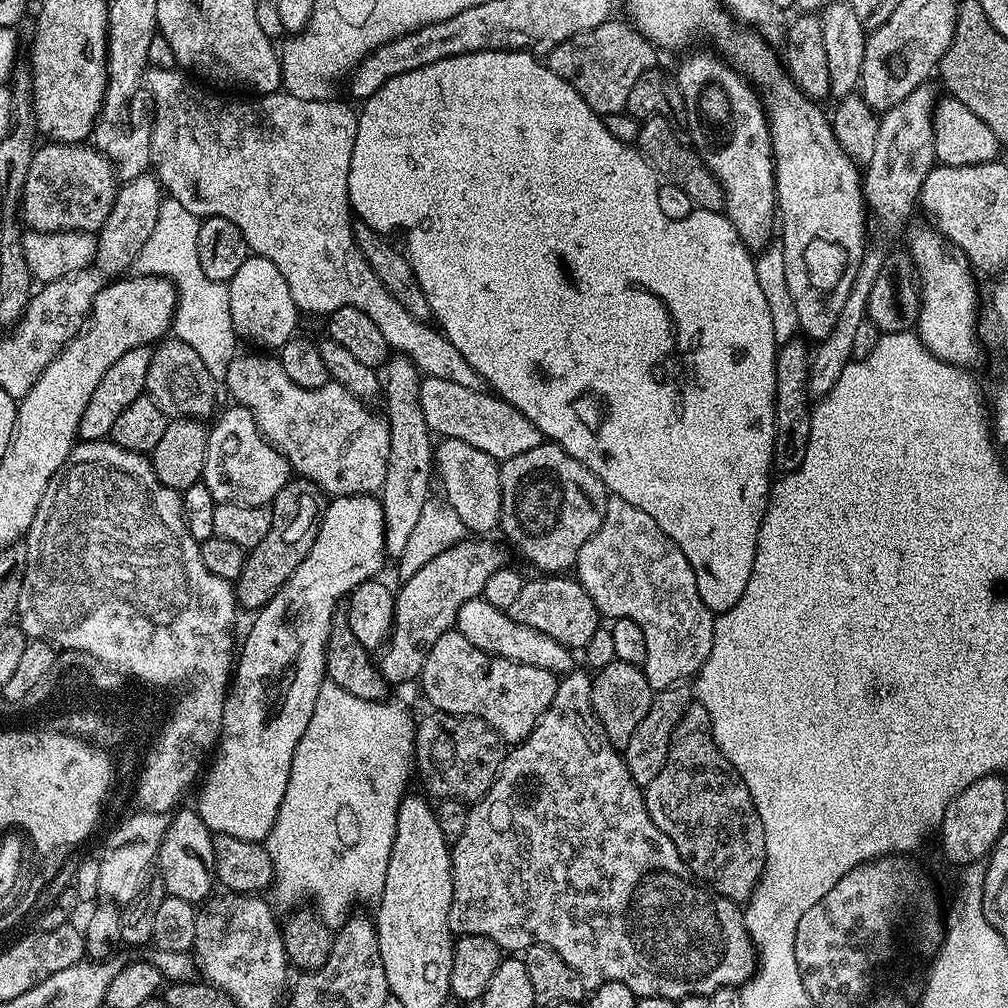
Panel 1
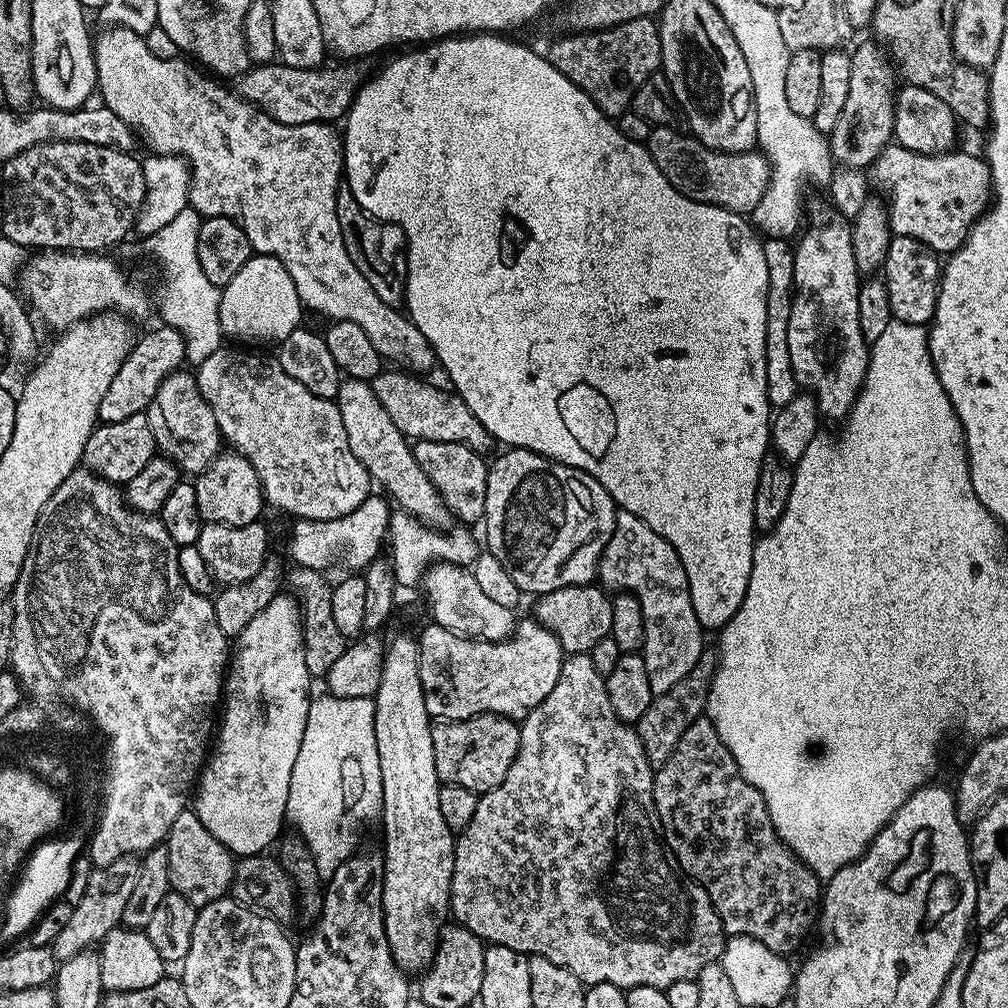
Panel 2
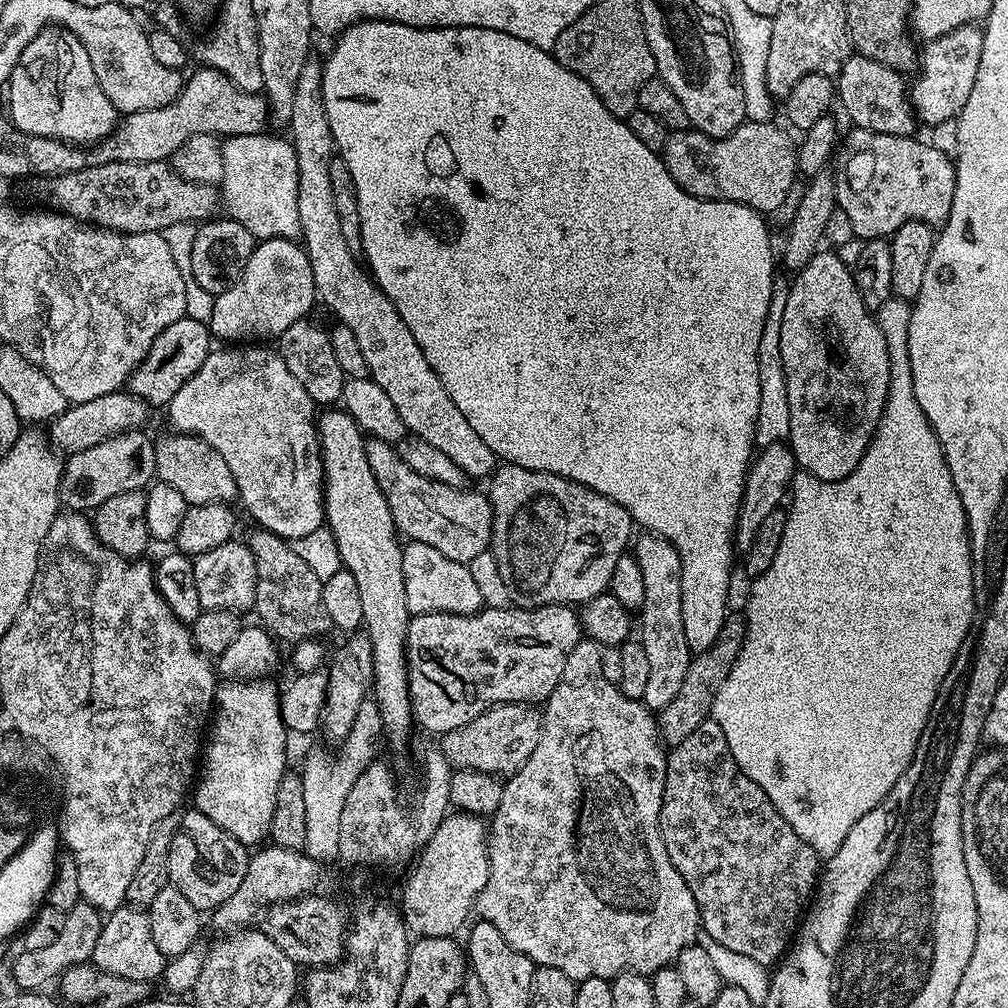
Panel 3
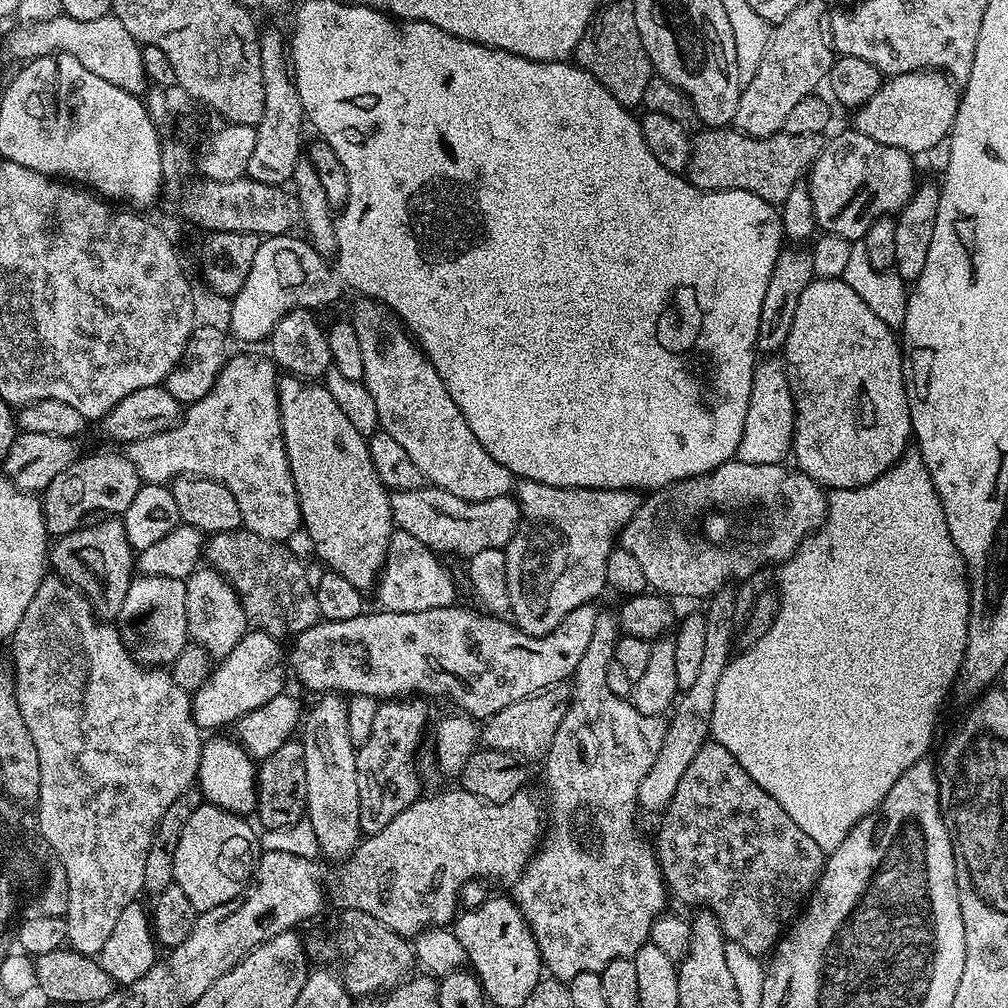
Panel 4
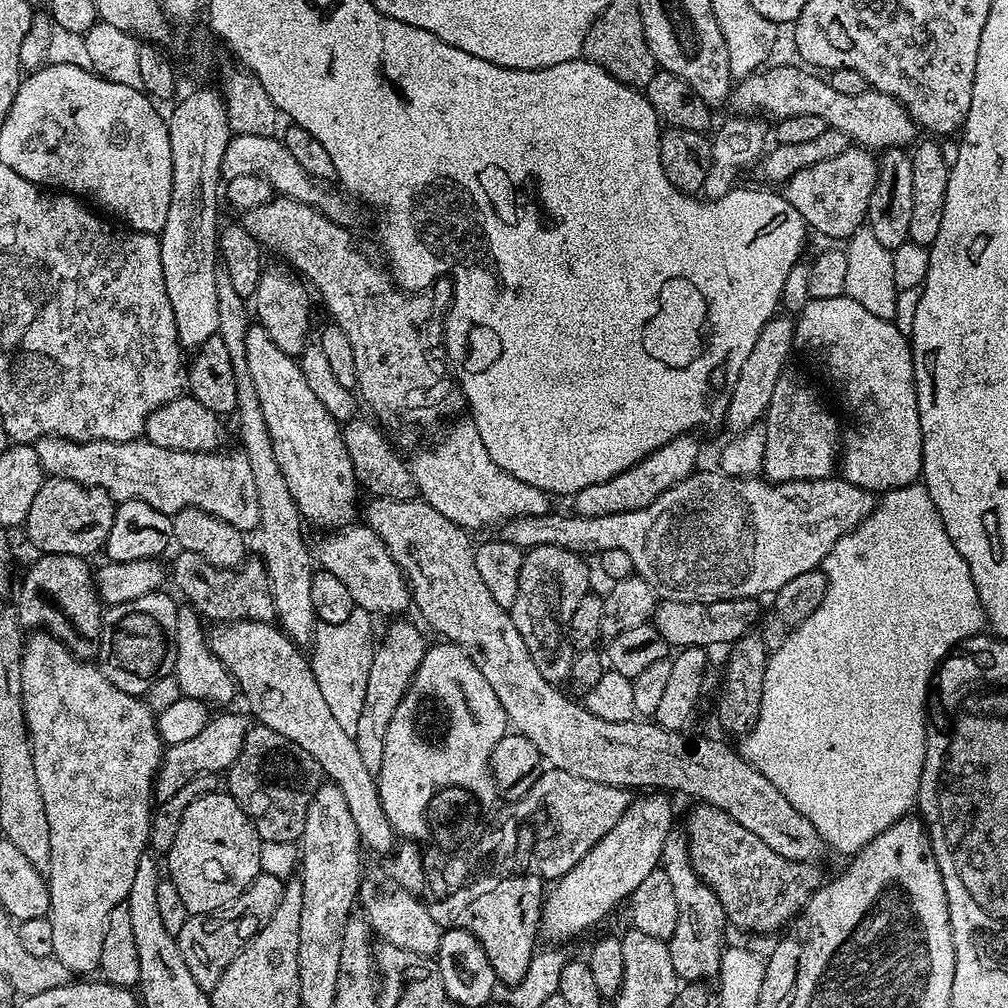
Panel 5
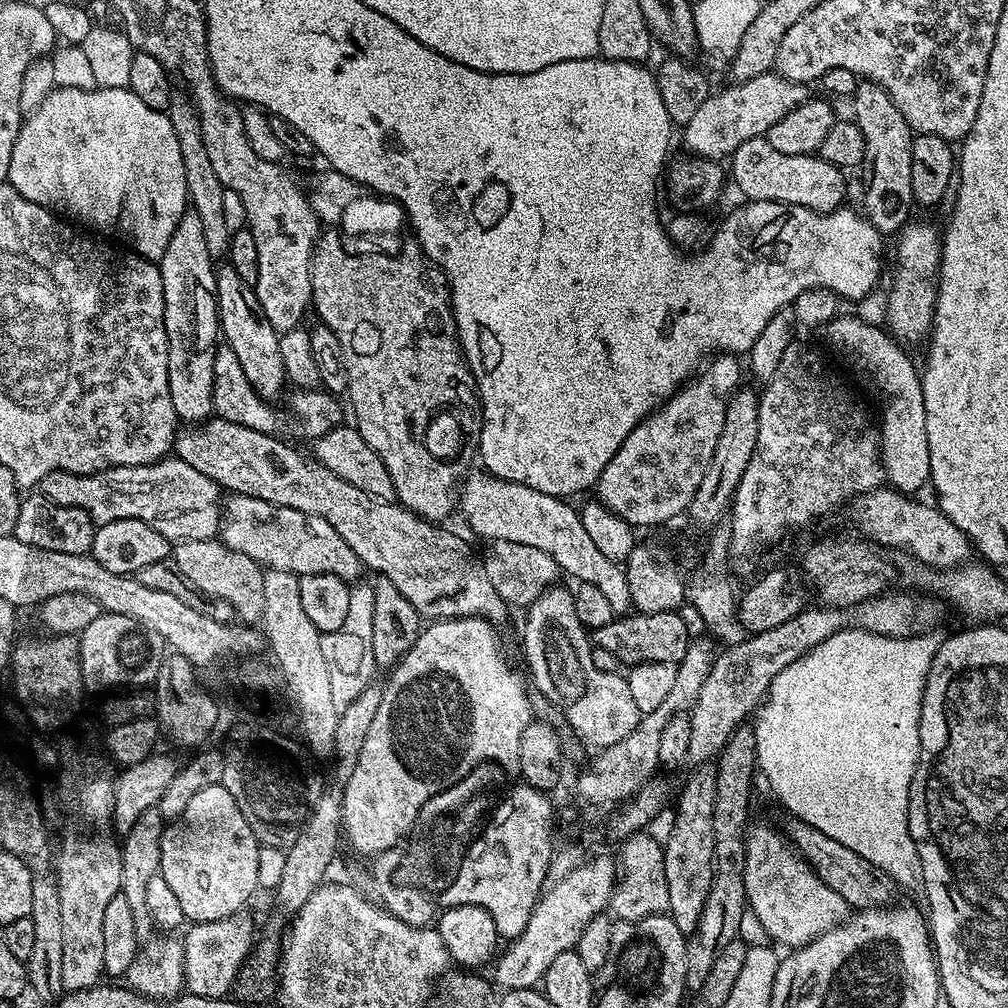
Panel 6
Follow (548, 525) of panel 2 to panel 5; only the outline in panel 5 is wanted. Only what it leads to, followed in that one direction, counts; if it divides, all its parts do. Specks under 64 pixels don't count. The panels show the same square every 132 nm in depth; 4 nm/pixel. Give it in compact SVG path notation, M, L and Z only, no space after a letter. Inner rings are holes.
M692 434L676 436L655 452L649 452L646 458L642 458L634 466L622 470L622 474L606 482L598 482L594 486L586 486L582 491L575 493L575 511L582 516L601 516L642 510L642 506L650 506L650 502L654 502L658 494L670 490L670 486L682 482L697 471L696 459L700 456L700 444L696 438ZM543 544L524 552L522 574L518 580L518 598L510 609L514 626L534 658L534 666L550 683L559 685L572 674L574 645L570 639L570 629L574 610L578 602L590 591L588 584L588 564L583 555L559 548L553 544Z

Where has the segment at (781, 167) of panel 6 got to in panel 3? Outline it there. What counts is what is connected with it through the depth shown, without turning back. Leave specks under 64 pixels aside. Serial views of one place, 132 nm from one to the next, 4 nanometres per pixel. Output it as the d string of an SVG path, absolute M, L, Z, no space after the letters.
M869 128L851 129L848 137L843 137L838 148L840 165L834 168L836 182L836 206L841 208L854 226L854 237L861 241L890 238L906 222L921 220L923 224L943 225L950 214L954 202L956 185L956 165L953 157L932 144L923 144L915 135L895 136L878 134Z

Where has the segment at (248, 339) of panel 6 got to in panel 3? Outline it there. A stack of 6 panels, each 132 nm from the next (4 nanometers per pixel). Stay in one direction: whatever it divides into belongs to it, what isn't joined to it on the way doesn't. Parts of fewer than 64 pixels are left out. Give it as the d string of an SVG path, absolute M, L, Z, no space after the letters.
M329 407L319 413L316 433L320 436L320 457L324 463L326 527L333 534L343 568L354 574L358 582L363 627L370 638L374 662L371 695L383 735L398 746L414 729L408 689L406 638L410 613L406 606L406 582L402 578L402 540L390 514L390 506L374 478L374 470L370 470L365 433L361 432L354 418L339 407Z

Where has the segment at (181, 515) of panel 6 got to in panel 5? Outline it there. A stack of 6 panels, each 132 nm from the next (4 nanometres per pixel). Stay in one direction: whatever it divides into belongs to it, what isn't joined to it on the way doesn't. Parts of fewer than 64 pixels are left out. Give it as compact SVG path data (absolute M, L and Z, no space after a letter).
M45 438L36 441L34 447L38 462L49 477L105 488L113 498L145 500L154 510L162 510L170 517L184 508L200 508L245 534L259 524L257 487L243 451L179 452L154 446L143 438L130 442Z

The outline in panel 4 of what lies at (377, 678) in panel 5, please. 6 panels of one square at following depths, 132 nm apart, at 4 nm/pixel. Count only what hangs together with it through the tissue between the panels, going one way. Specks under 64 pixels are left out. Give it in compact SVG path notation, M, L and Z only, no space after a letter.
M388 698L377 707L370 738L356 748L361 833L382 830L395 816L402 814L402 810L421 799L416 751L424 740L428 704L429 701L424 698Z

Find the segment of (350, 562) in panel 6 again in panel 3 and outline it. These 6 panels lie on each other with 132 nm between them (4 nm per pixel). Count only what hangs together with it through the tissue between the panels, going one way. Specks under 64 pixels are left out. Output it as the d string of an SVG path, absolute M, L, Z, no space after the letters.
M414 540L405 543L403 550L402 578L406 582L406 606L412 616L421 616L427 612L473 616L485 607L482 594L466 564L446 558L446 554L434 550L434 546L426 546L426 542Z

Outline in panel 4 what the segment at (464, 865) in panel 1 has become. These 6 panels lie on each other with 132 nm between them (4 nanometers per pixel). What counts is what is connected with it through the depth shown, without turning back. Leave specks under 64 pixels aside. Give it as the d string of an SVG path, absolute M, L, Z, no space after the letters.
M597 611L594 622L594 634L590 638L590 646L586 646L586 654L582 654L582 662L578 662L576 673L570 678L572 686L572 701L566 710L566 718L562 718L562 726L558 726L558 734L554 734L554 742L550 746L547 756L543 757L544 764L544 788L552 799L552 829L547 829L542 843L537 847L533 857L528 861L527 867L519 876L515 877L511 885L511 899L520 907L520 912L526 918L530 930L536 939L536 945L540 951L540 958L545 969L548 968L557 980L569 981L583 972L601 972L610 962L618 958L635 957L636 951L644 944L649 943L652 934L652 923L665 911L664 896L666 897L666 885L664 875L660 873L660 861L651 843L648 844L636 833L636 812L638 813L638 786L642 778L654 766L654 758L658 758L658 750L662 750L662 738L666 738L668 725L664 716L647 716L637 710L631 699L614 694L607 682L607 670L616 659L616 642L622 633L618 627L618 616L615 611Z

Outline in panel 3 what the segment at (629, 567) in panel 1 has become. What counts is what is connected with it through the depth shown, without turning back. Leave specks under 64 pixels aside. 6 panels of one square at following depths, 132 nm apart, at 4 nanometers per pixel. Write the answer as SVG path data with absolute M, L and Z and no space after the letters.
M640 534L635 537L634 548L635 544L634 555L642 570L642 583L646 585L644 606L638 612L638 639L644 645L646 658L650 661L650 675L646 681L646 694L642 702L647 708L659 710L670 706L674 694L678 694L694 655L686 642L686 630L682 630L682 562L675 546L660 536Z

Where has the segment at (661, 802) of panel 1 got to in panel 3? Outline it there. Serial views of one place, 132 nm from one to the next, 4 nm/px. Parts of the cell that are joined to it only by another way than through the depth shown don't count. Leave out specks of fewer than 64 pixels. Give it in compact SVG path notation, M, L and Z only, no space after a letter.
M716 720L702 721L694 734L686 734L685 740L667 753L667 758L660 833L674 870L682 874L682 882L694 894L703 935L708 935L715 947L746 954L746 958L754 958L754 962L765 966L775 965L793 943L798 925L813 899L822 871L821 857L794 834L790 822L778 814L766 790L734 762L726 734L722 734L722 726Z

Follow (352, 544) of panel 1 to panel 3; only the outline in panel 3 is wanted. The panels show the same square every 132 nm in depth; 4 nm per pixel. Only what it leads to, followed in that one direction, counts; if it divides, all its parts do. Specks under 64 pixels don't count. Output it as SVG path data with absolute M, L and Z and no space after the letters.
M241 679L228 682L217 691L214 723L202 748L202 763L194 784L195 811L206 814L214 826L222 826L226 834L245 846L256 846L269 839L278 782L282 782L289 767L290 733L280 713L278 688L270 681Z

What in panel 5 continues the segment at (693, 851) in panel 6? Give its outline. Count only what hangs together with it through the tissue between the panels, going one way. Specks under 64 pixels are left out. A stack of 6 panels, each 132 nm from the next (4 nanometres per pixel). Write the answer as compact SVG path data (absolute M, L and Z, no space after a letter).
M674 830L666 834L660 862L666 878L670 878L670 886L674 886L674 898L678 901L678 926L674 926L674 934L666 941L677 977L684 982L708 982L711 976L712 979L719 977L726 947L724 928L729 927L729 922L722 910L722 902L718 902L718 894L714 894L714 890L710 890L710 886L706 886L704 879L692 869L687 831Z

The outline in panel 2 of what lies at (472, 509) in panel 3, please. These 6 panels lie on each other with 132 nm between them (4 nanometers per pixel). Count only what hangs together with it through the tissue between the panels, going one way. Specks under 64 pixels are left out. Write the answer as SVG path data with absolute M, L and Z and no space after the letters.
M351 378L343 381L340 413L354 458L366 466L368 475L379 487L381 484L385 488L383 491L390 497L391 503L399 511L409 512L417 520L422 520L437 530L447 529L454 520L452 513L436 493L430 478L426 478L422 466L418 466L408 437L402 434L402 430L398 430L398 426L394 426L394 421L390 419L390 414L386 414L382 402L378 402L378 394L374 394L369 381Z

